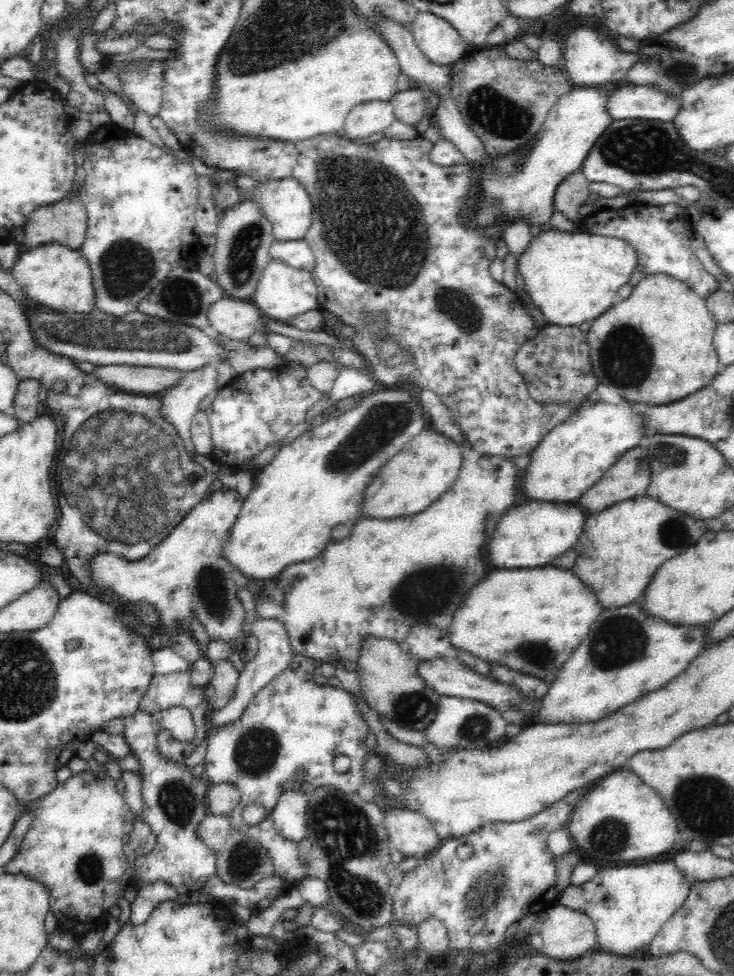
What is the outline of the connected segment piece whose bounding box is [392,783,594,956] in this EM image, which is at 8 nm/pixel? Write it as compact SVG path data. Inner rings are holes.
M590 783L569 792L557 803L548 805L543 811L529 816L526 820L486 823L466 836L441 840L435 851L430 851L413 870L404 873L402 881L395 885L392 891L392 914L395 922L417 926L428 917L436 917L446 925L452 951L471 956L498 948L505 938L504 932L508 930L508 926L526 916L537 916L555 903L550 898L540 902L543 894L549 888L554 888L557 882L557 860L548 849L546 841L554 830L566 829L571 819L570 812L575 810L580 800L592 790L593 785ZM466 842L472 844L473 854L462 860L456 854L456 847Z

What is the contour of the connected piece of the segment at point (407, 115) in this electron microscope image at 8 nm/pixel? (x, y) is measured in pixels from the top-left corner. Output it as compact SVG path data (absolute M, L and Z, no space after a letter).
M414 85L409 90L395 93L389 102L396 120L404 124L416 126L422 117L430 115L428 102Z

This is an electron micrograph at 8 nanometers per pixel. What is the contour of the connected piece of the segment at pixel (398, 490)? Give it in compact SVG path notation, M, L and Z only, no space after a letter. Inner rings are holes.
M428 426L376 472L364 490L362 516L395 519L425 511L454 484L461 464L461 445Z

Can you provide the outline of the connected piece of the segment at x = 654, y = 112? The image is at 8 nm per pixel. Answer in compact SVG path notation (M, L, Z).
M636 84L613 88L607 105L612 120L632 118L673 122L680 108L679 96L669 96L652 86Z

